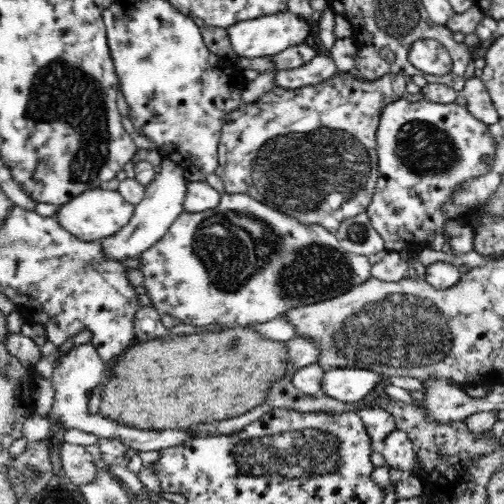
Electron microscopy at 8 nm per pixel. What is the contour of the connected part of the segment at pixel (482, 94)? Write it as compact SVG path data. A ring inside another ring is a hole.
M480 77L468 78L459 92L468 101L467 110L484 124L496 124L499 116L484 81Z

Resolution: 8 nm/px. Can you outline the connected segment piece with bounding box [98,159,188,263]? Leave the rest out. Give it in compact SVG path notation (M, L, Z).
M170 159L161 162L160 172L155 174L154 180L145 188L144 198L135 206L130 222L116 234L98 241L102 245L104 259L121 263L128 258L138 259L145 250L165 235L168 227L185 211L183 202L188 183L184 177L185 171L185 168Z

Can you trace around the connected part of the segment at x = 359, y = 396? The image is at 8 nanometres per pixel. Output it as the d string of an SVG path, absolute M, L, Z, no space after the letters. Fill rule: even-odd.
M356 368L327 369L320 382L321 394L330 398L359 403L372 396L372 390L380 382L381 375L370 370Z

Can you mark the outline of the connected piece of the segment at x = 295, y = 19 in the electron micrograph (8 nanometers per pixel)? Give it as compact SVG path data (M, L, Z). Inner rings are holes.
M278 10L276 14L242 20L227 28L232 46L233 56L242 58L270 57L291 46L300 46L306 43L307 38L313 34L316 23L310 19L296 15L289 10Z

